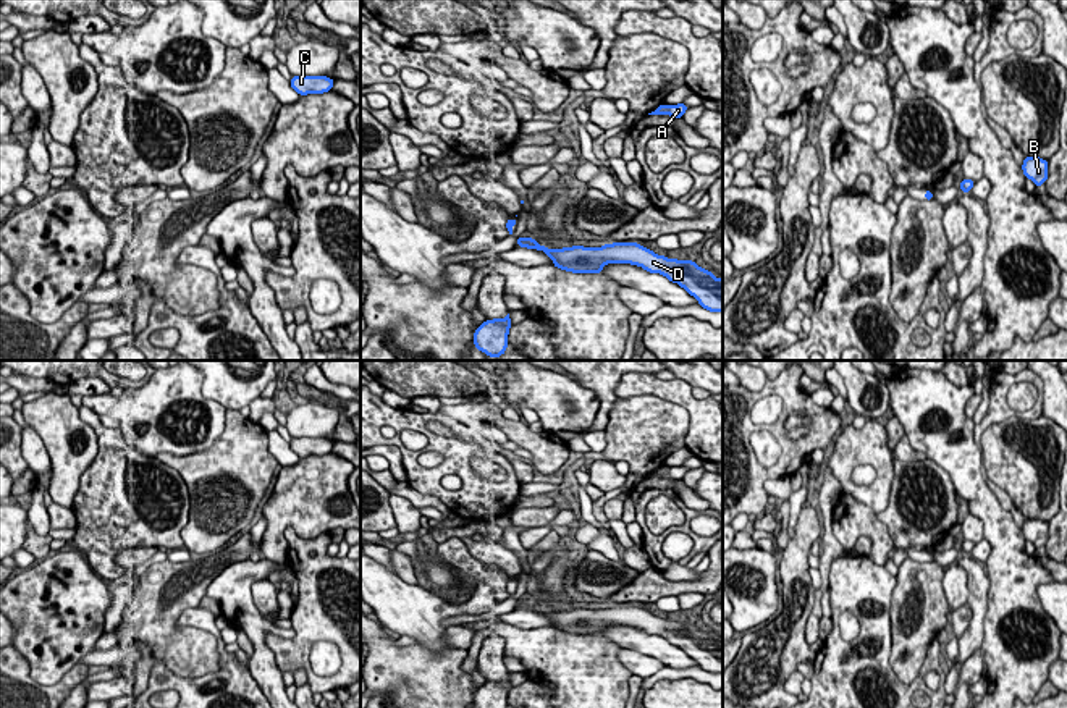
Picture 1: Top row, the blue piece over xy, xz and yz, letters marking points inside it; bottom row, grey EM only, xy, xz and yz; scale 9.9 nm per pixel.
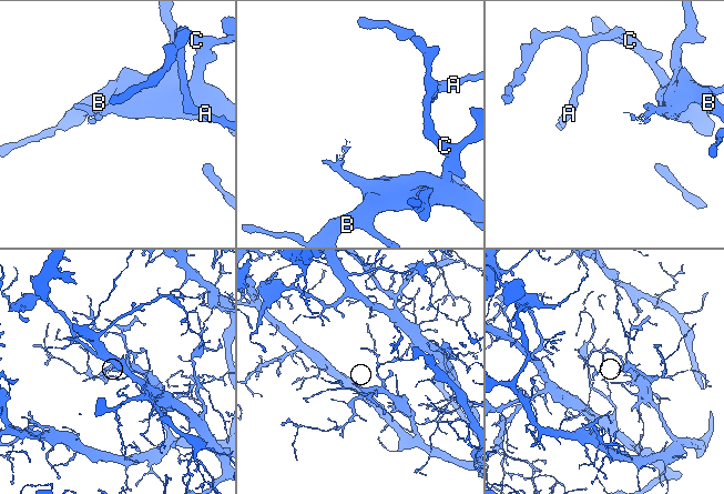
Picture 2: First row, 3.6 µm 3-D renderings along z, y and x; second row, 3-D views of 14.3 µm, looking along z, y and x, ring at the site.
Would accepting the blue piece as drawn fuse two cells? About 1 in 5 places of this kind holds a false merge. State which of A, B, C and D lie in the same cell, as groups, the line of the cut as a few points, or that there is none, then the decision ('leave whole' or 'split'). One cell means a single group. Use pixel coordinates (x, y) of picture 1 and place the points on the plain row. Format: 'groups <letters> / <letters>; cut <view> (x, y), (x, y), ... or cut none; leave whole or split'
groups A B C D; cut none; leave whole

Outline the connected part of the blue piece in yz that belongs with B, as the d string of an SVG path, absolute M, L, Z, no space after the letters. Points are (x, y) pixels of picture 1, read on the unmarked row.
M1025 519L1022 527L1027 542L1031 542L1035 548L1041 548L1048 542L1048 522L1040 519Z

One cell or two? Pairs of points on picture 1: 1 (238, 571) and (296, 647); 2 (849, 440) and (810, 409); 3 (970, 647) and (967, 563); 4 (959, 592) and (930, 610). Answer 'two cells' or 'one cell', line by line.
1: two cells
2: two cells
3: one cell
4: two cells

